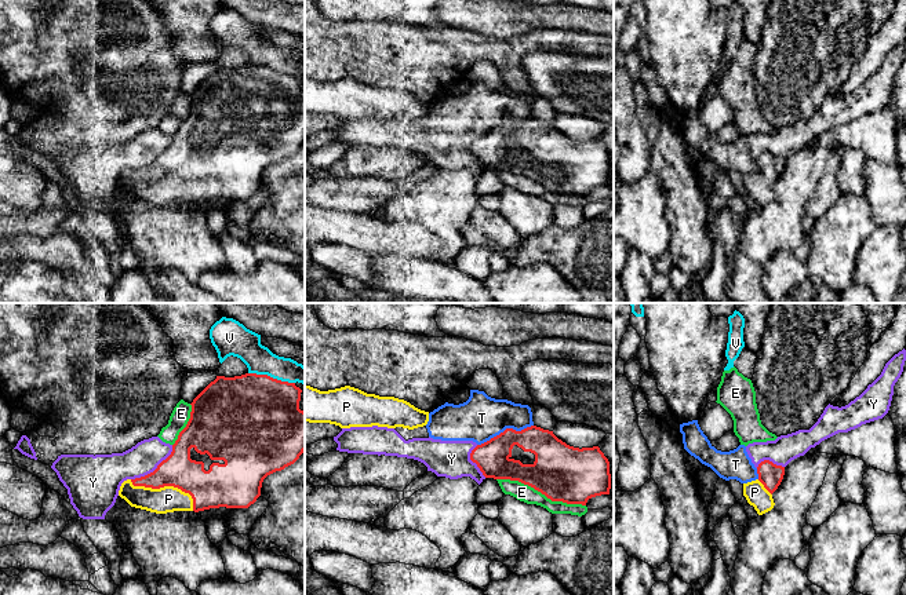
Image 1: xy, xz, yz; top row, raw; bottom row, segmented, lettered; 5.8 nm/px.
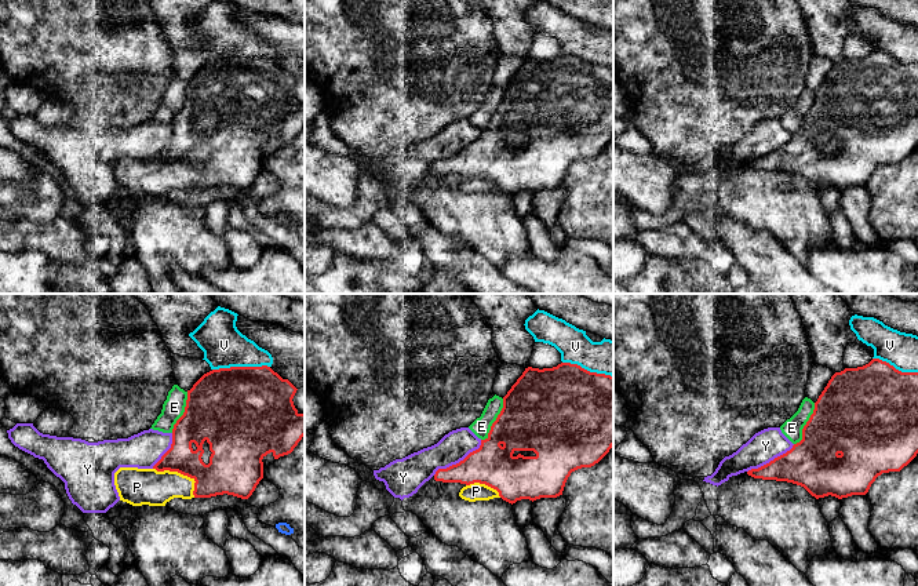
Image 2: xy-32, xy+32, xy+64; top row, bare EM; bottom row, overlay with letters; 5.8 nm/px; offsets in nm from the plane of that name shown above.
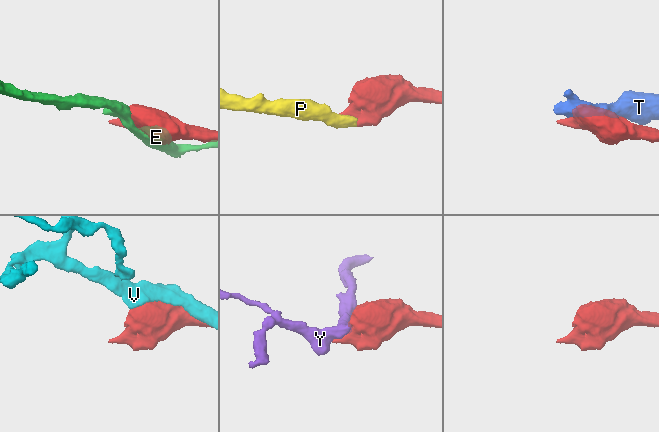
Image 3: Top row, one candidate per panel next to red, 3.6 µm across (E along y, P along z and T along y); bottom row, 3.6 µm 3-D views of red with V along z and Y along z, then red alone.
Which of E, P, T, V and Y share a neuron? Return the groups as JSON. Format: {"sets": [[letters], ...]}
{"sets": [["E"], ["P"], ["T", "Y"], ["V"]]}

